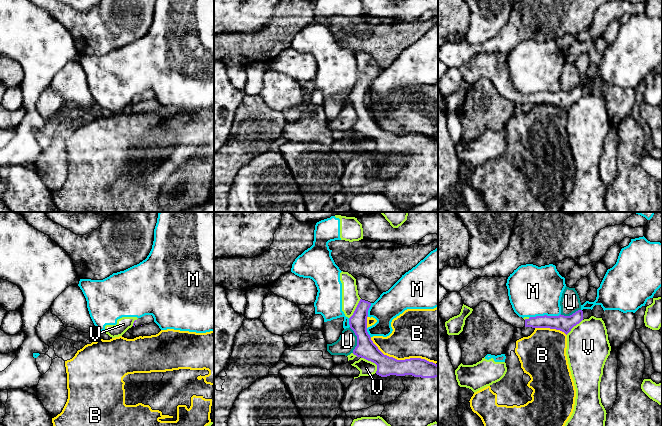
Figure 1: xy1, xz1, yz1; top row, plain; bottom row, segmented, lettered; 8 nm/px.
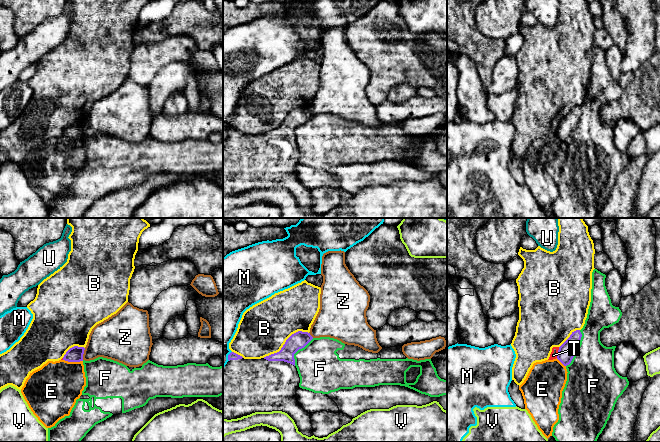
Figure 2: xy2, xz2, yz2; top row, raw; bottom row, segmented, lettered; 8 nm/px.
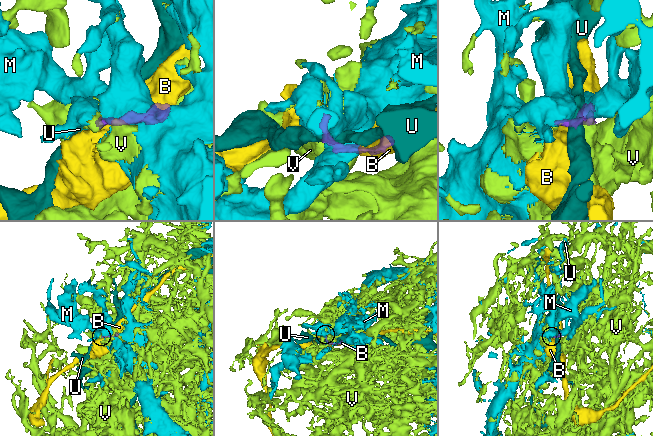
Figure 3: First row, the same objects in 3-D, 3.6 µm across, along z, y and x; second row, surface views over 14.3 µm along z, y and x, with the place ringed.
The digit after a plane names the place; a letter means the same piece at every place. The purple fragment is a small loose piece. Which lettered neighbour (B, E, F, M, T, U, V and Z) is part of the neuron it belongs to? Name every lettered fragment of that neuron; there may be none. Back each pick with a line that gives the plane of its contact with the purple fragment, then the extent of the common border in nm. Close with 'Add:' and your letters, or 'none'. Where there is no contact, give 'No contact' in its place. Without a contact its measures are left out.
Add: none

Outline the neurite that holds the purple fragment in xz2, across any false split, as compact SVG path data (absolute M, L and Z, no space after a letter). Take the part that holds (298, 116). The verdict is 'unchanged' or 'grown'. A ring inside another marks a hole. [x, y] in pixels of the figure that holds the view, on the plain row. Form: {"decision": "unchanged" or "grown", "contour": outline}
{"decision": "grown", "contour": "M298 107L286 116L279 128L261 135L244 135L231 128L223 144L223 194L231 196L255 188L282 187L294 196L299 208L308 213L313 212L311 190L298 180L295 172L300 153L294 135L294 130L312 115L310 109Z"}

